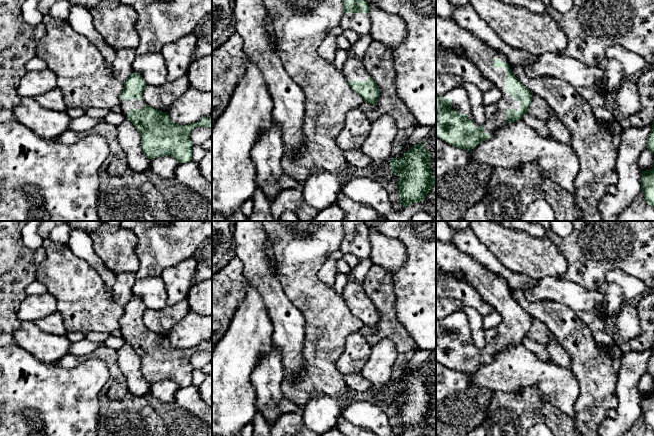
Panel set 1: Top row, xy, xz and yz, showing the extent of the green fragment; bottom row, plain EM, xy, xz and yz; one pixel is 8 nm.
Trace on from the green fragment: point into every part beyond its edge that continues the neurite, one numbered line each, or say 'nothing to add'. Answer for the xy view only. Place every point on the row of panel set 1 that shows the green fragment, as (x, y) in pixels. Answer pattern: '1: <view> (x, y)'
1: xy (126, 105)

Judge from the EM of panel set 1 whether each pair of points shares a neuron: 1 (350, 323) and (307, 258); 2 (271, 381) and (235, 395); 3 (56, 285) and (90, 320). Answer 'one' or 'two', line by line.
1: one
2: two
3: one

